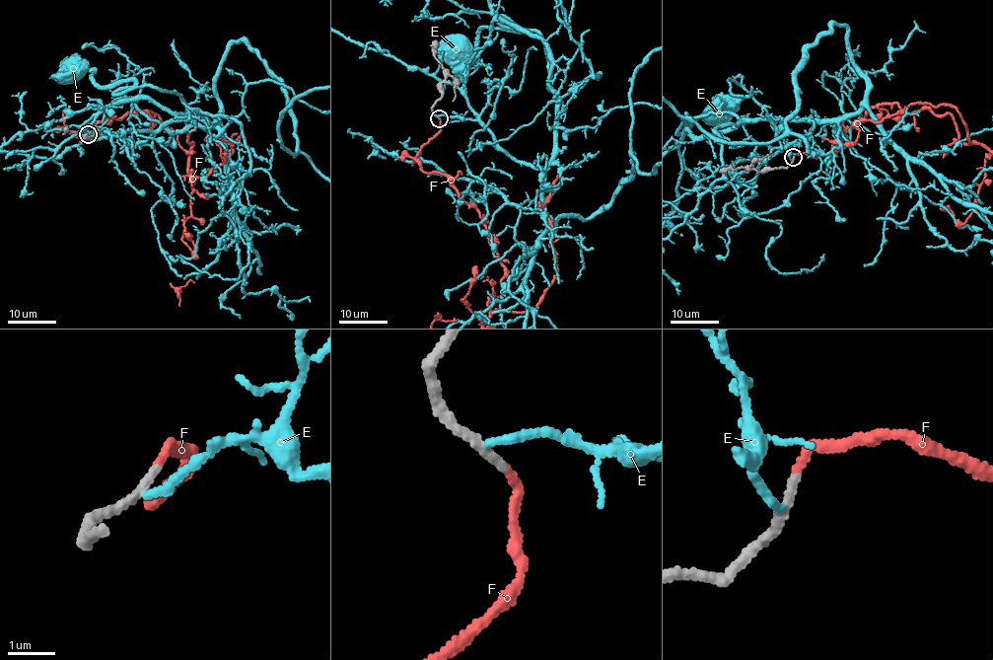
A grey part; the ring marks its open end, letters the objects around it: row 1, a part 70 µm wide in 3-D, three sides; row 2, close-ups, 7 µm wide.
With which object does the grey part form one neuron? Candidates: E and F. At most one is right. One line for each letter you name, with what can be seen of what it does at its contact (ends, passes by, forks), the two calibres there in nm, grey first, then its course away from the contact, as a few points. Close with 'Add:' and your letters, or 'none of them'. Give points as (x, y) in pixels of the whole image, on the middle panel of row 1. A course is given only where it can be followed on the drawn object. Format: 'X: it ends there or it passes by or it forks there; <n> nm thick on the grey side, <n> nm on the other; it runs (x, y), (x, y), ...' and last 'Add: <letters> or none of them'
F: it ends there; 180 nm thick on the grey side, 180 nm on the other
Add: F

